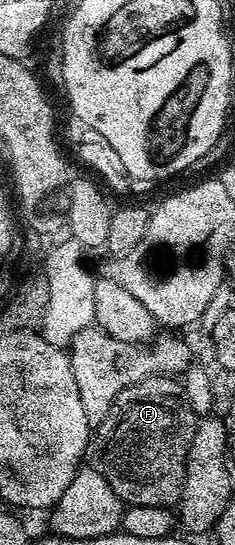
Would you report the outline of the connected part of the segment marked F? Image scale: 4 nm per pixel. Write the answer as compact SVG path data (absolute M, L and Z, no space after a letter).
M150 375L145 381L137 381L137 385L126 387L113 401L109 413L105 413L103 420L94 428L89 444L90 466L101 473L109 485L113 485L113 493L117 493L127 507L157 505L174 508L187 479L189 445L193 441L196 422L195 410L185 397L182 382L170 375Z

